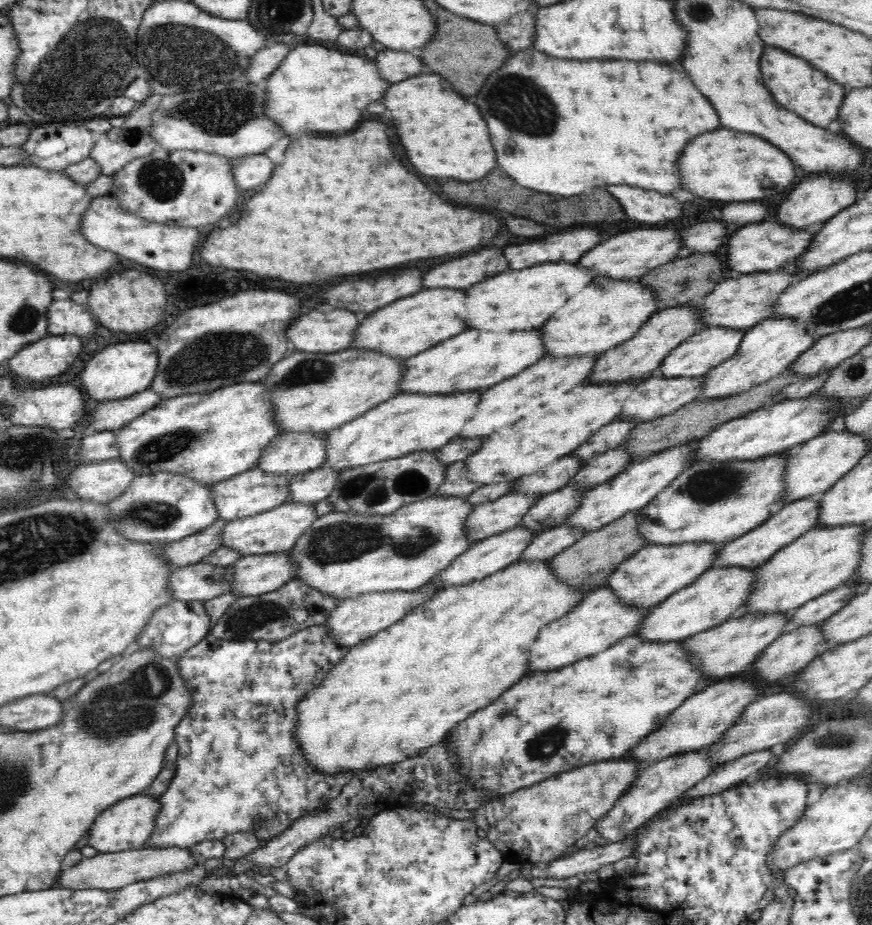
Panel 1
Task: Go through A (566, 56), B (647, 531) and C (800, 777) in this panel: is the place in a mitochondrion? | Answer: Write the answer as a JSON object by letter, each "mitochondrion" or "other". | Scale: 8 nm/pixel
{"A":"other","B":"other","C":"other"}

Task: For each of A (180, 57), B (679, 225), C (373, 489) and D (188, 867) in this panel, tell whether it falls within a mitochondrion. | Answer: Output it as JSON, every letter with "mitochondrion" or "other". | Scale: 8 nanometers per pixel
{"A":"mitochondrion","B":"other","C":"mitochondrion","D":"other"}

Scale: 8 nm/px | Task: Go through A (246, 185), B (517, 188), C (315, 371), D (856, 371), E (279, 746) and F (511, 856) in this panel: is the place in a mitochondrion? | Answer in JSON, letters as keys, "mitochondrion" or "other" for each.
{"A":"other","B":"mitochondrion","C":"mitochondrion","D":"other","E":"other","F":"other"}

